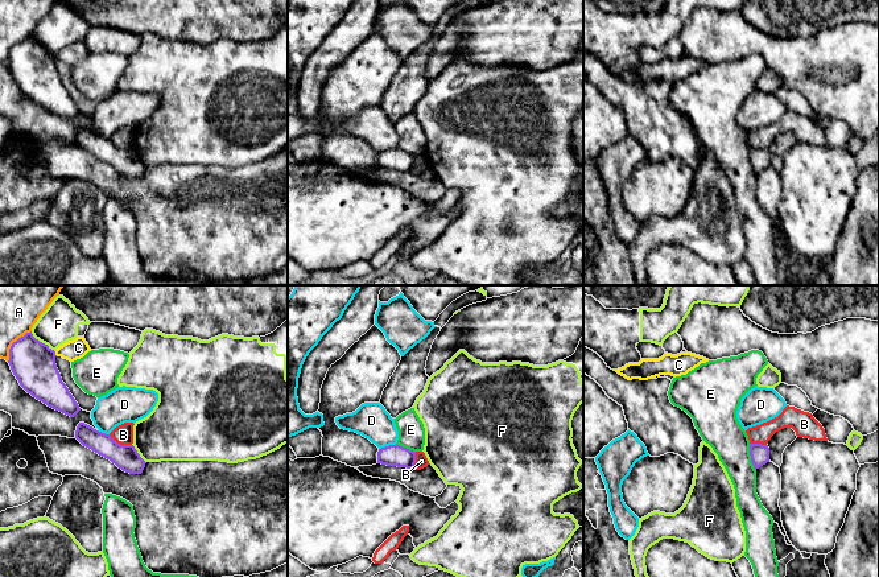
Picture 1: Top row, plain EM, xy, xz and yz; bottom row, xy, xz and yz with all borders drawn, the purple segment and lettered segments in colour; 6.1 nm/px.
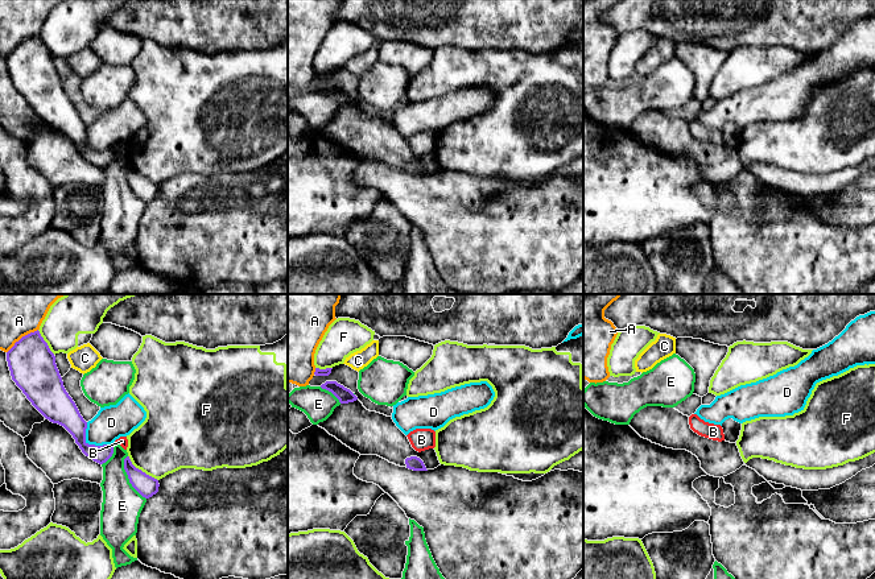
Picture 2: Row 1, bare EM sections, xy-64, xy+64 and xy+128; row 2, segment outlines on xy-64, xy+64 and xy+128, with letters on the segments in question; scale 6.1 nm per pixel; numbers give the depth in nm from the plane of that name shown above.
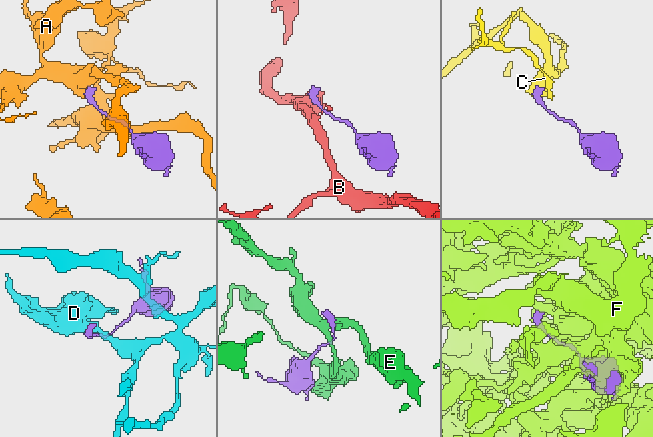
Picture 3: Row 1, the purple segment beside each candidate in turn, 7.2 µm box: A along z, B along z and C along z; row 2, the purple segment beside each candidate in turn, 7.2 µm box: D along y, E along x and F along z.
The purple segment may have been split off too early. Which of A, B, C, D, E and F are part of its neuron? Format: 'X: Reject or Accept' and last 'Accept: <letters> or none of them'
A: Reject
B: Reject
C: Reject
D: Reject
E: Reject
F: Reject
Accept: none of them

